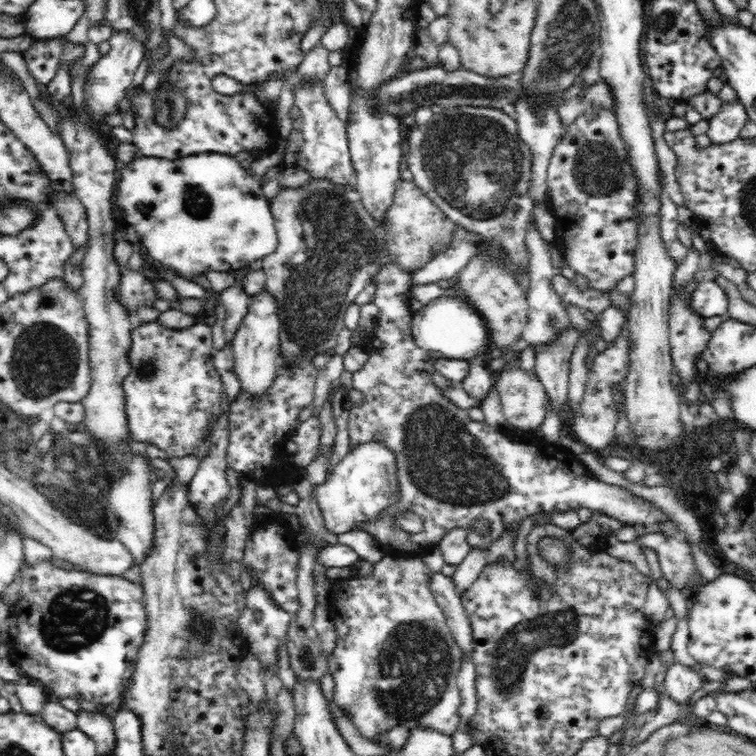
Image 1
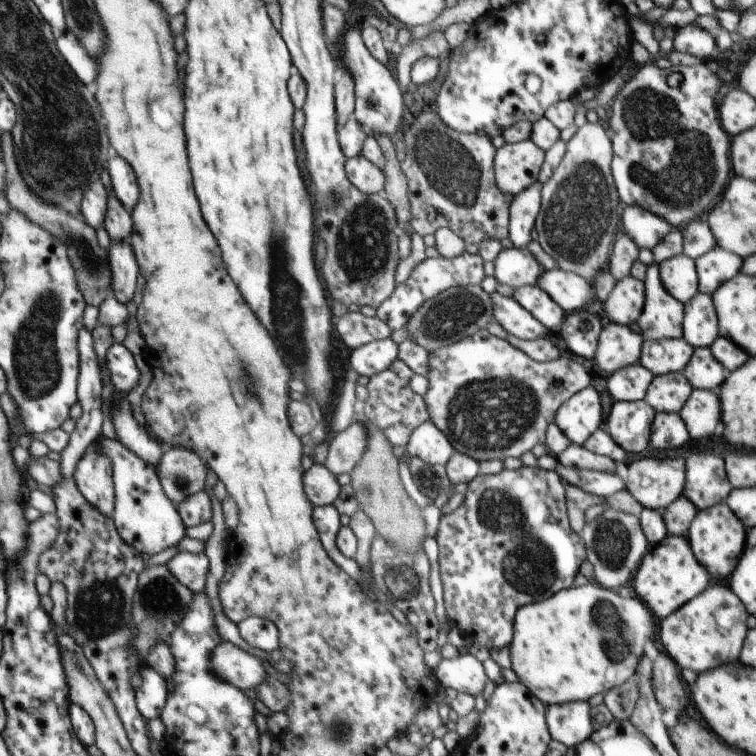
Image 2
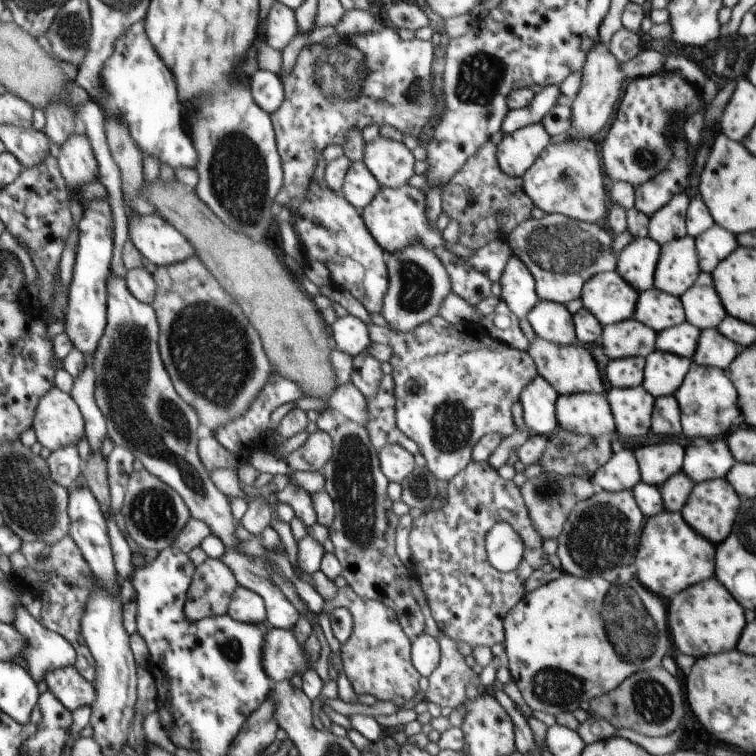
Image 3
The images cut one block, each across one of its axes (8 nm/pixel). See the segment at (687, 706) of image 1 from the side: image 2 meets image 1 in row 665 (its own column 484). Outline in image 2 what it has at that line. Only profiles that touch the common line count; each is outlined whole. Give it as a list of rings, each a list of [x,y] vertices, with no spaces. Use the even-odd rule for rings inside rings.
[[[469,653],[442,659],[435,668],[435,678],[442,687],[453,688],[457,693],[471,696],[481,694],[485,681],[489,680],[481,663]]]

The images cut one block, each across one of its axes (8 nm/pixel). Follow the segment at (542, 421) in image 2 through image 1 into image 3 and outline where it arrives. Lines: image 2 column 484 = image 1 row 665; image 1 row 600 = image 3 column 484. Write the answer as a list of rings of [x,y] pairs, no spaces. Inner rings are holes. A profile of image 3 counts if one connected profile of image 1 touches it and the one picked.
[[[435,315],[427,322],[404,333],[392,331],[373,323],[367,325],[367,336],[371,343],[388,344],[392,355],[388,360],[394,382],[394,417],[397,428],[418,446],[425,460],[425,467],[435,476],[439,485],[453,479],[469,463],[469,452],[474,444],[486,434],[497,433],[508,437],[515,432],[511,407],[518,402],[519,395],[537,374],[537,366],[527,351],[515,350],[502,341],[491,340],[479,323],[465,322],[457,325]]]

